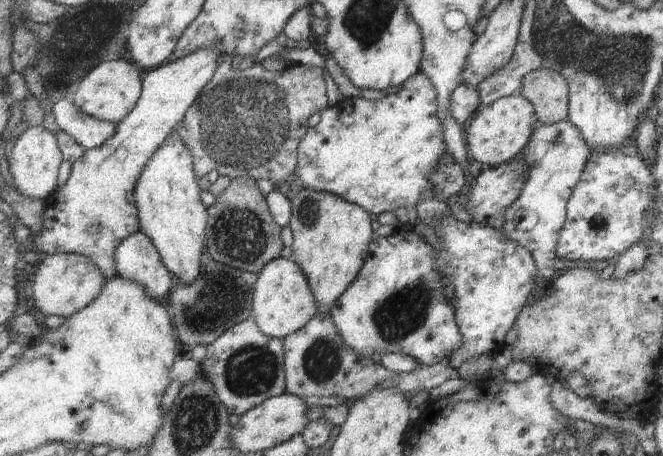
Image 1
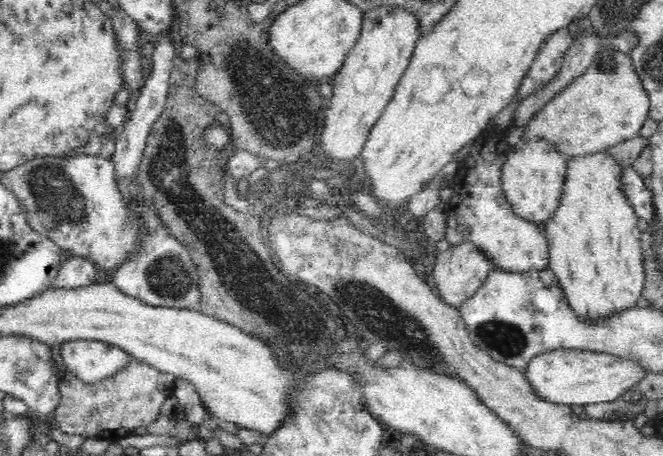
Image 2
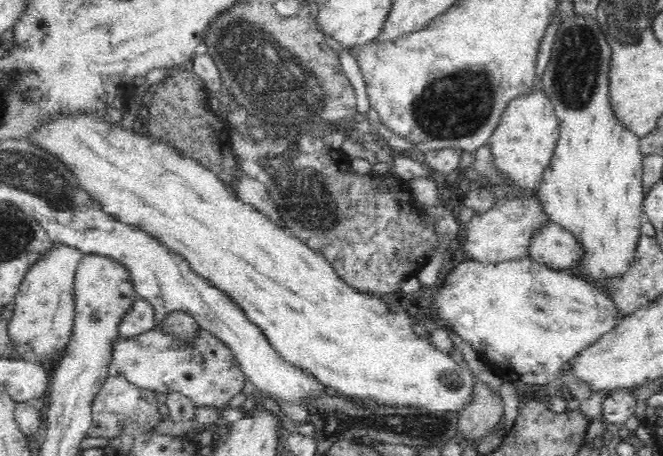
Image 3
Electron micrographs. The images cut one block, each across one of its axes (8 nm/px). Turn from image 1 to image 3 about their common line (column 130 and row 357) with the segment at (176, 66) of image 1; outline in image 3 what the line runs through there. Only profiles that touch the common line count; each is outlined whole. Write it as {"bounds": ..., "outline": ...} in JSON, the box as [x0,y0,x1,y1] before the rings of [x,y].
{"bounds":[115,326,246,409],"outline":[[[156,326],[134,339],[120,336],[118,340],[115,373],[126,375],[135,385],[156,394],[178,391],[189,396],[194,406],[220,409],[244,388],[246,375],[233,349],[209,329],[199,327],[191,335],[183,336],[180,332]]]}

